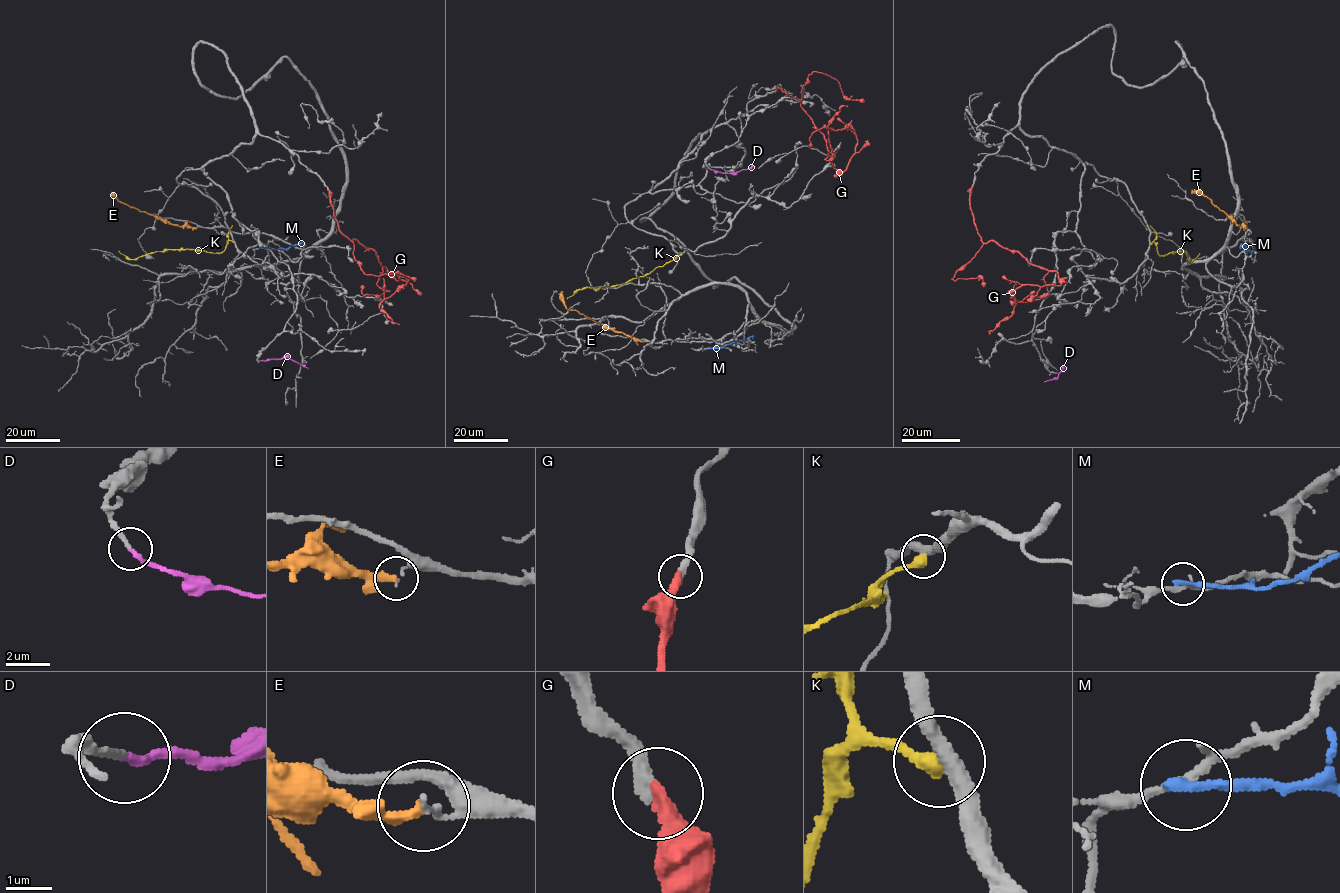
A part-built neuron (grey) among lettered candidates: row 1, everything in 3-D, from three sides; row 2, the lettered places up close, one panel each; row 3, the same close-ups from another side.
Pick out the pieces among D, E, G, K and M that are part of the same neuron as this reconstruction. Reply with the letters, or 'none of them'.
D, G

